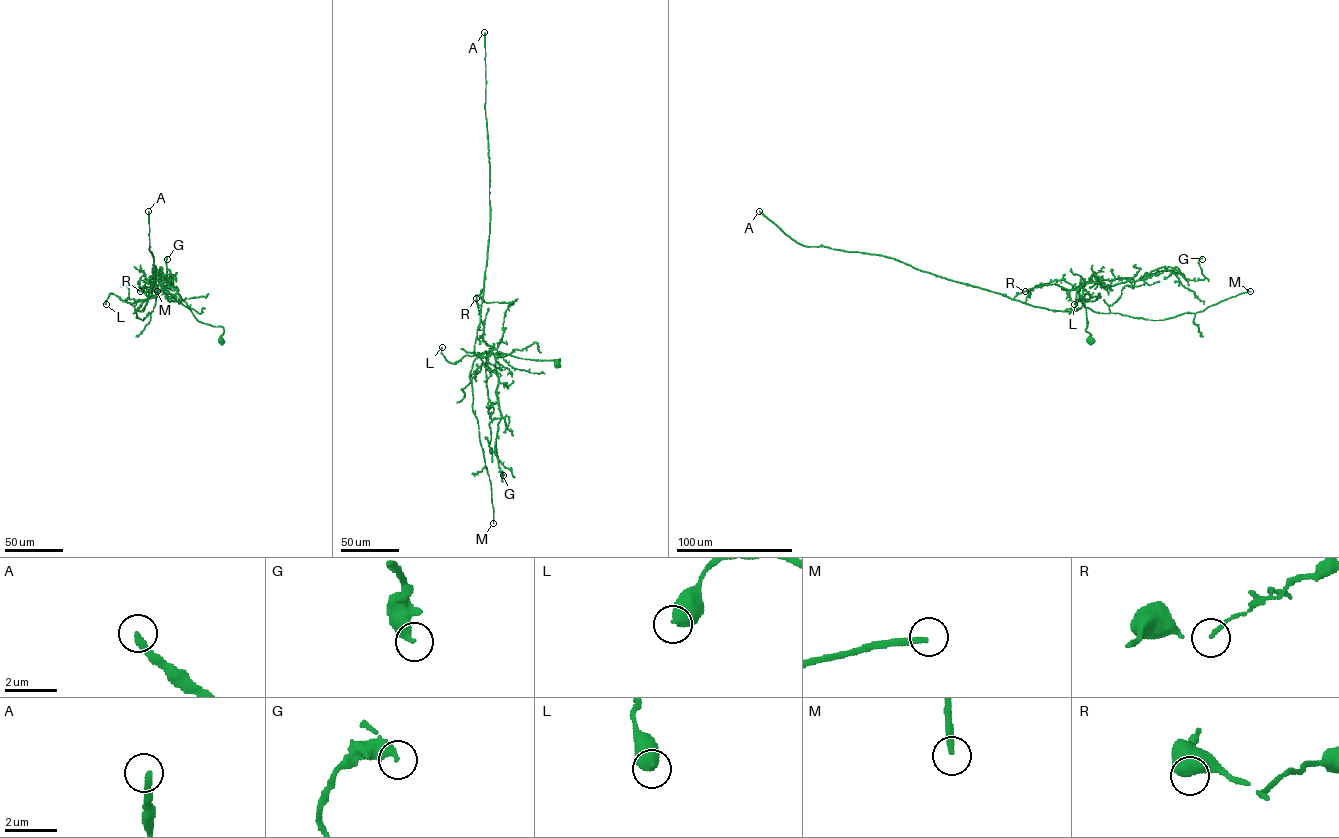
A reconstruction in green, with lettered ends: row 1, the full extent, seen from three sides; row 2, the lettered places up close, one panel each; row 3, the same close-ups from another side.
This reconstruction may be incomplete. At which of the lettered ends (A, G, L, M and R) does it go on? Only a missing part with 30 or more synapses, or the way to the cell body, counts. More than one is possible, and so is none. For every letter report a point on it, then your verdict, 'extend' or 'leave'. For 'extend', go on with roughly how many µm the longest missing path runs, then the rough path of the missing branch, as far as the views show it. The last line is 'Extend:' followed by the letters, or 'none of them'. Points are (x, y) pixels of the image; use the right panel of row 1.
A: place (759, 211); extend; missing 450 µm
G: place (1202, 259); leave
L: place (1074, 304); leave
M: place (1250, 291); extend; missing 190 µm
R: place (1025, 291); leave
Extend: A, M

